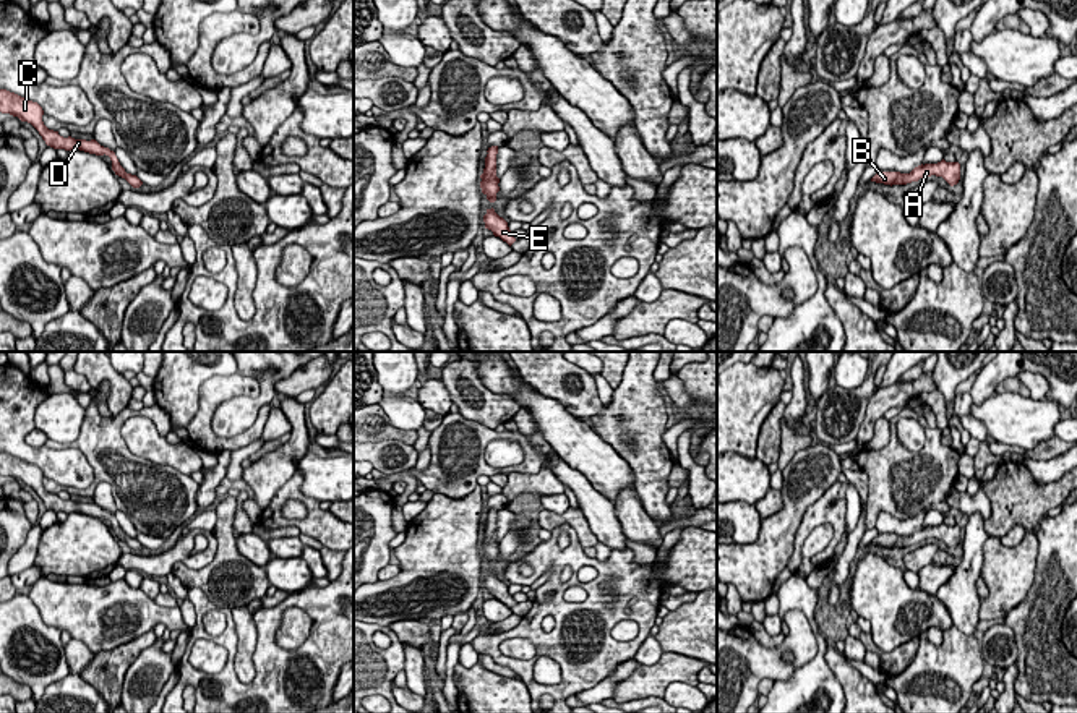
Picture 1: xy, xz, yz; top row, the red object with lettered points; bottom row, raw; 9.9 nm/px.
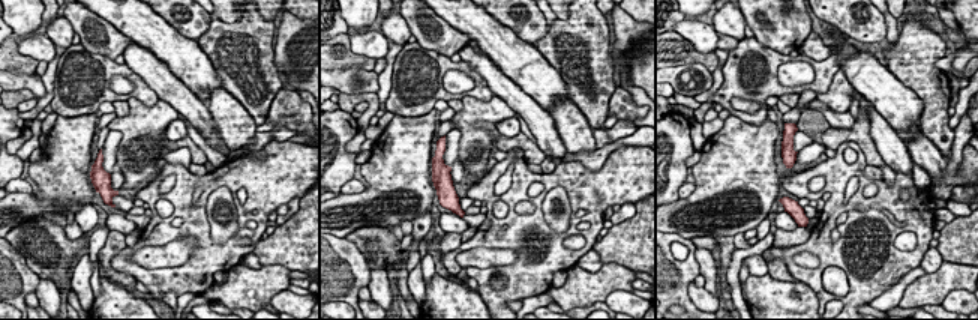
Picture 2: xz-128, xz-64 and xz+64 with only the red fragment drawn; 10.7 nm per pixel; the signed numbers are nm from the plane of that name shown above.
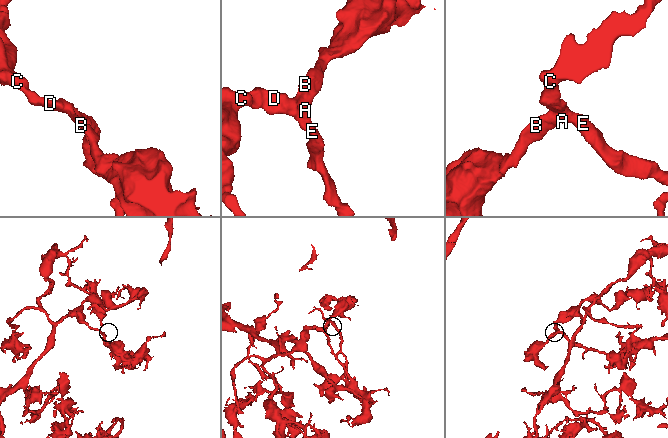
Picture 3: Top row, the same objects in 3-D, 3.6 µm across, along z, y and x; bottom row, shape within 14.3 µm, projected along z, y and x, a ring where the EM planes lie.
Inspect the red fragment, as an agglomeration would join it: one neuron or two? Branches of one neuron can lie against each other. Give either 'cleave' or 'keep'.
keep

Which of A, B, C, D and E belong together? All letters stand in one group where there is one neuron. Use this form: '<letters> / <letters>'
A B C D E

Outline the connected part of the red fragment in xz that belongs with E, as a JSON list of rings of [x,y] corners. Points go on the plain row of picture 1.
[[[487,572],[487,577],[483,579],[485,591],[491,593],[495,600],[500,600],[503,604],[506,604],[509,609],[516,604],[513,595],[508,590],[508,585],[500,580],[495,572]]]

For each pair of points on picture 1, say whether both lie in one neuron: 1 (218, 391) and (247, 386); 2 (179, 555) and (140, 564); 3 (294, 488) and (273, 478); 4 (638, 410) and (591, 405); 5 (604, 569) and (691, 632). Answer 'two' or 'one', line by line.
1: one
2: one
3: two
4: two
5: two

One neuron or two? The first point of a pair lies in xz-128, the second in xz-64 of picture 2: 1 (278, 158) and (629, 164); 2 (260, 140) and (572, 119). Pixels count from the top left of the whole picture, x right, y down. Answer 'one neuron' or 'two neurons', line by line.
1: one neuron
2: two neurons

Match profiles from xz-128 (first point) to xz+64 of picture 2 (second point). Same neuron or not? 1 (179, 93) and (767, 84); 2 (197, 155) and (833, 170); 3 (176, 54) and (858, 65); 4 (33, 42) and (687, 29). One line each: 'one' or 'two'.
1: two
2: two
3: one
4: one

